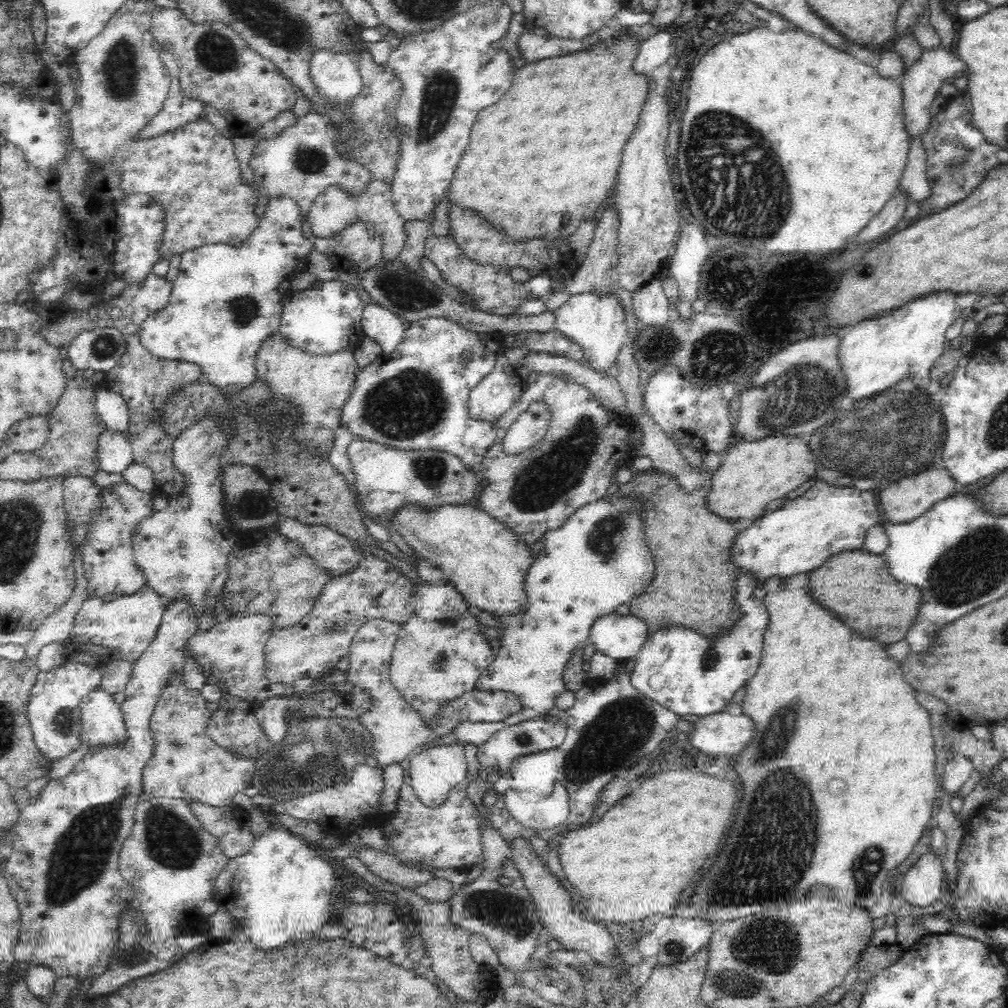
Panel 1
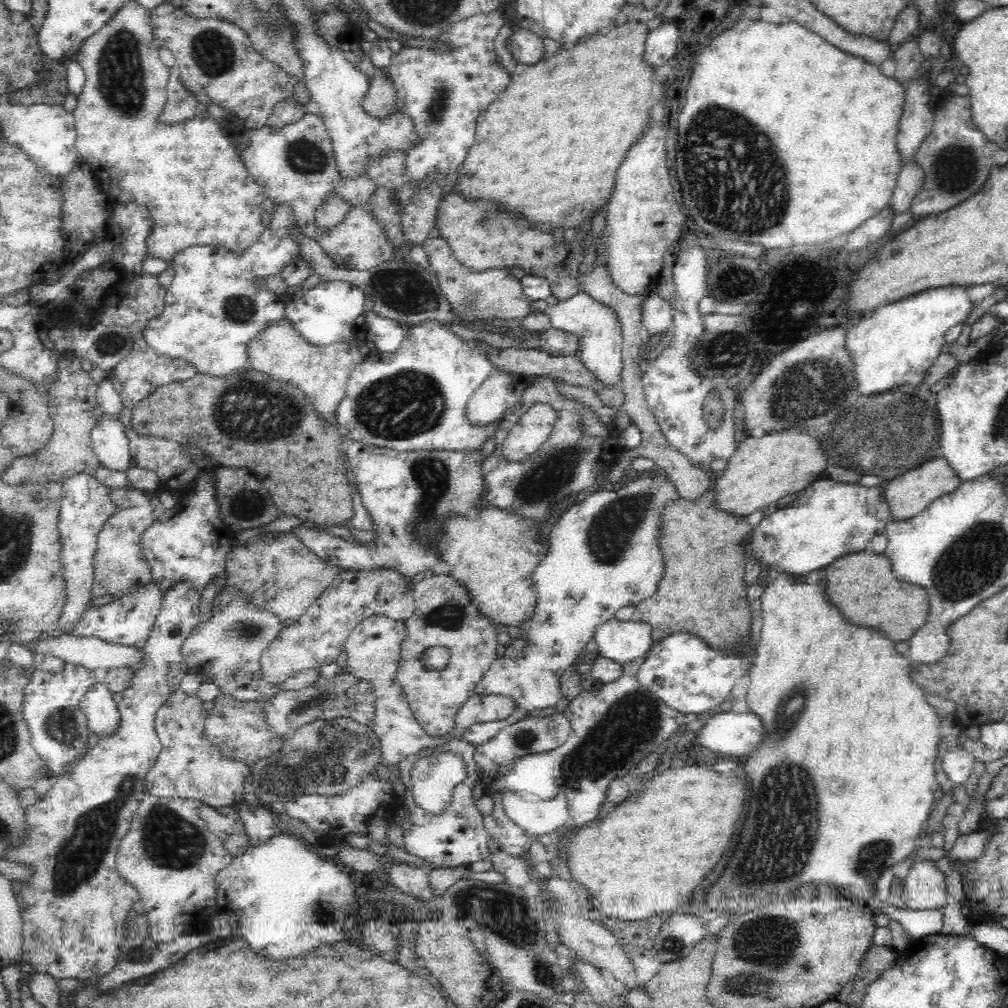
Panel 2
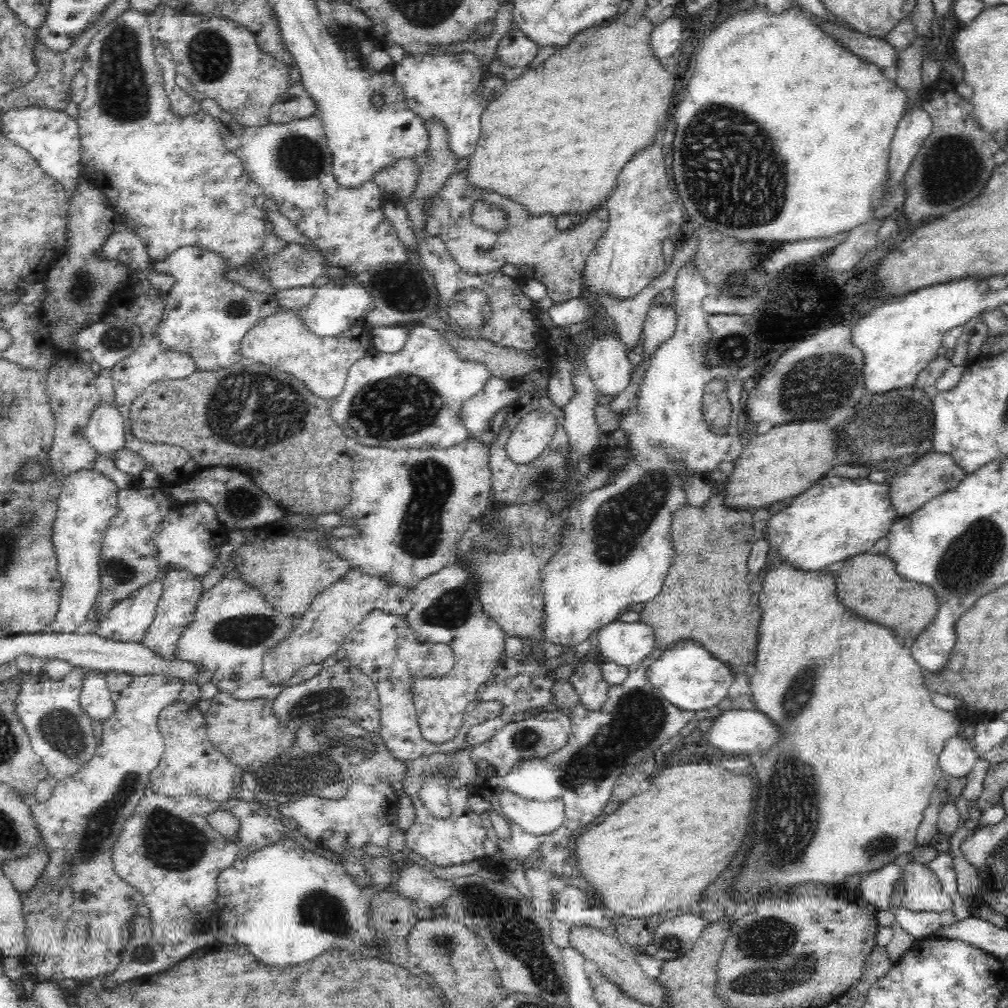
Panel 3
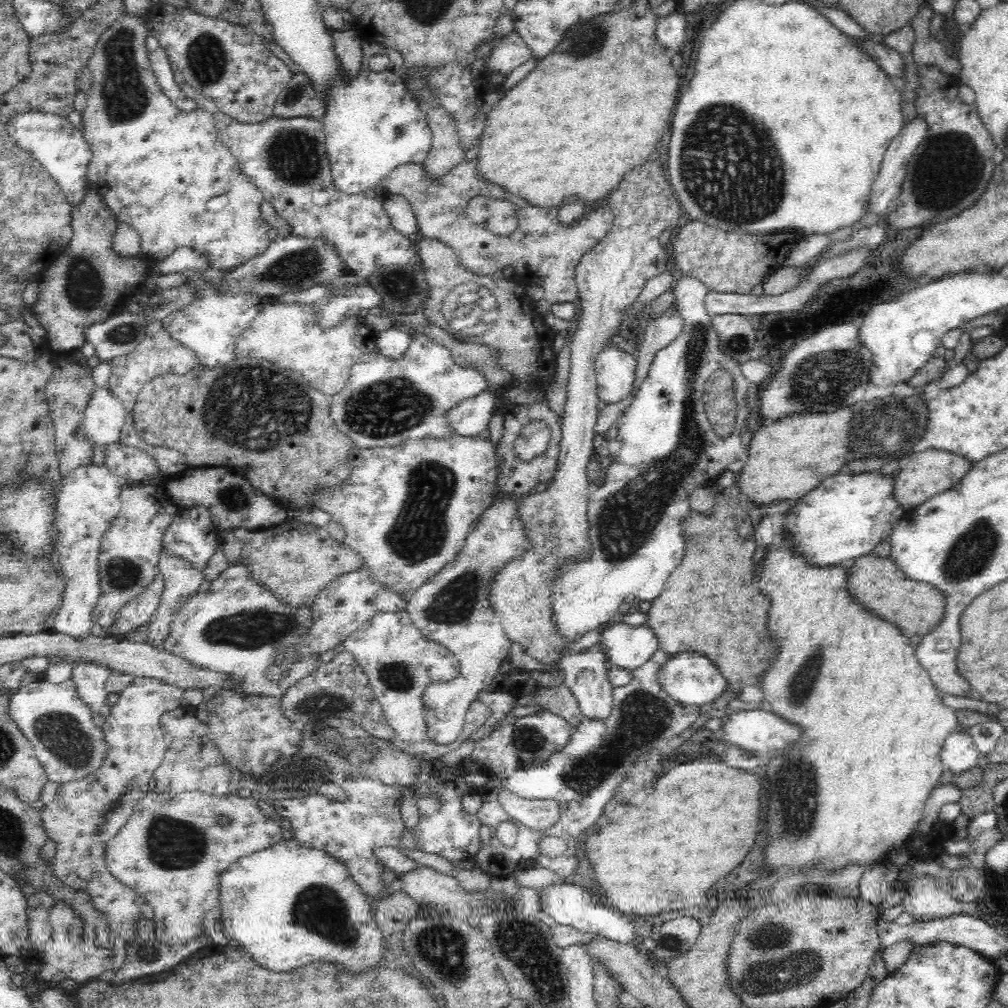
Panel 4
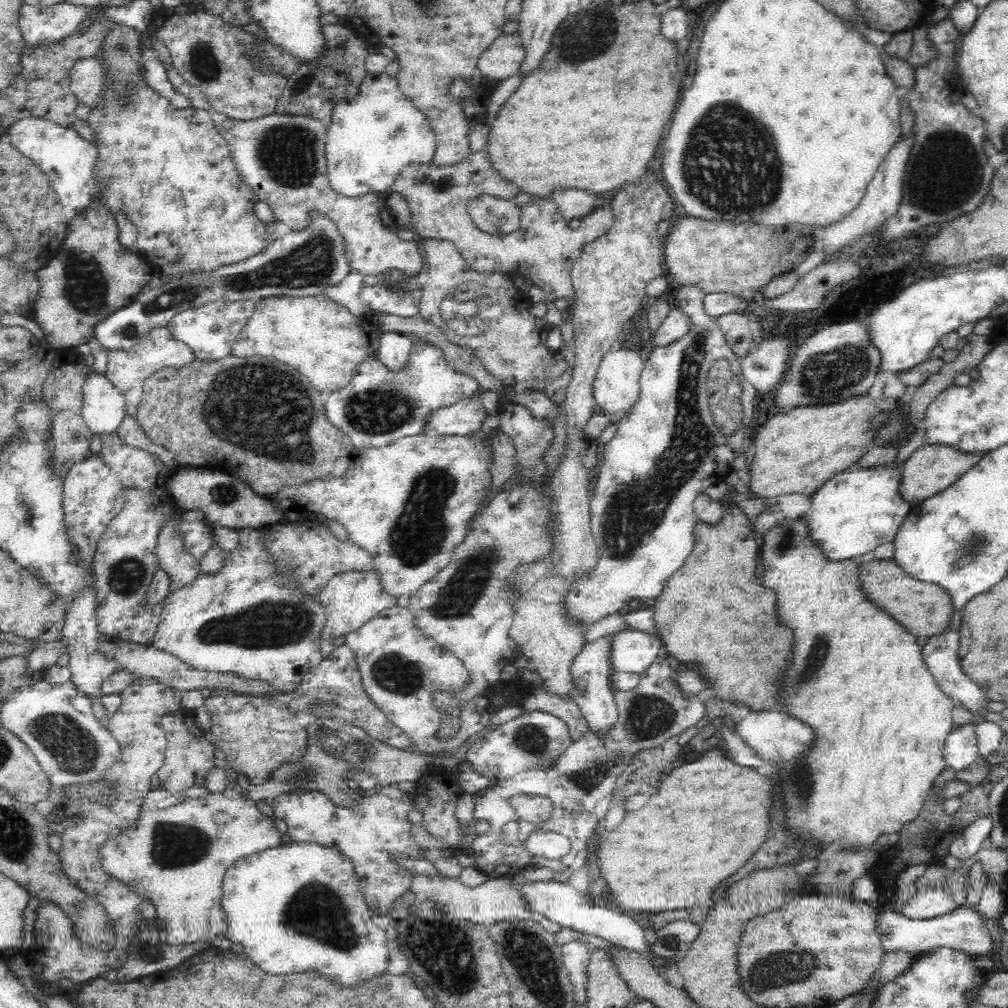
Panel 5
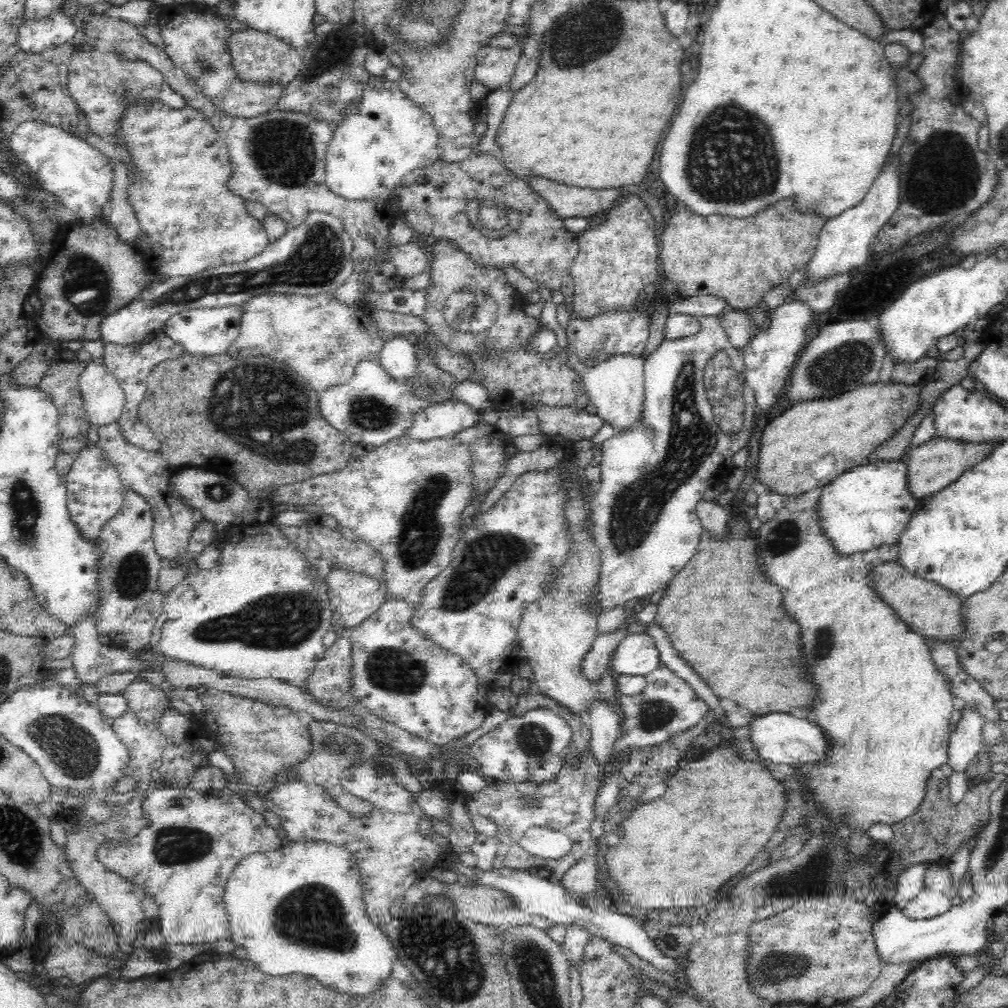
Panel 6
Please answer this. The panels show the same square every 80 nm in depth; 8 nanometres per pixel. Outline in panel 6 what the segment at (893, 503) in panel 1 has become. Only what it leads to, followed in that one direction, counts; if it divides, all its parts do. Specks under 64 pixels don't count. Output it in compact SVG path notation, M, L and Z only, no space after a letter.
M933 438L925 443L910 448L904 458L907 466L908 493L916 501L922 500L924 496L930 496L941 492L950 484L956 482L961 474L976 466L984 460L991 452L991 444L962 444L953 440Z

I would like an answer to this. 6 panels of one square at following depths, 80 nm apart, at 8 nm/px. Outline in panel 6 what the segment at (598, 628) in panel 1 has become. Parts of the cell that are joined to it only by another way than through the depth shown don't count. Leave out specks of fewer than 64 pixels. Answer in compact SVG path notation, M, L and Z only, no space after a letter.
M628 633L613 650L611 670L615 675L646 676L660 662L656 641L651 636Z

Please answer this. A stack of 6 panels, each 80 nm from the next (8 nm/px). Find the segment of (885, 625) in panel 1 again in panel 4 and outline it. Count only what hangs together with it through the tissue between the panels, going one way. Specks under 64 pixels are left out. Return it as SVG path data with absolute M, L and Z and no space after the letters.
M873 552L859 556L850 568L845 568L845 576L849 599L875 618L895 626L908 639L924 636L943 615L945 599L940 591L930 584L906 578L890 556L880 557Z

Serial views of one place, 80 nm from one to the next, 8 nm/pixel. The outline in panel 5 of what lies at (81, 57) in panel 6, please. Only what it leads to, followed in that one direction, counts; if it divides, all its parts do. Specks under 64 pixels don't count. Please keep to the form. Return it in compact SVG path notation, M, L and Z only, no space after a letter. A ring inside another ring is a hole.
M149 50L147 52L143 61L143 72L146 75L148 85L154 88L154 91L166 97L170 101L170 104L185 111L191 107L191 100L174 88L170 77L168 77L168 69L157 55L157 51ZM92 56L86 60L80 60L72 68L70 84L72 93L76 98L92 108L99 96L99 90L103 85L103 68L99 65L99 56Z

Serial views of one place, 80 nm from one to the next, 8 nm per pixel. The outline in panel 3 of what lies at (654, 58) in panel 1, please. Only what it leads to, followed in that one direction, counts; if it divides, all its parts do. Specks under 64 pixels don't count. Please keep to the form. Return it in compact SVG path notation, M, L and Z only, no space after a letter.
M678 15L672 16L651 30L649 37L651 53L658 61L666 60L680 50L682 44L683 23Z

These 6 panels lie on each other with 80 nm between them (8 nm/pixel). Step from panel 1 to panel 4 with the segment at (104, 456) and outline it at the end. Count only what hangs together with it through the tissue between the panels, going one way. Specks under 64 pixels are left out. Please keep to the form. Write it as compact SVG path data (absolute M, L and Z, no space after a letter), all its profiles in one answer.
M96 388L84 414L85 431L93 444L106 448L120 443L126 413L122 403L110 391Z

